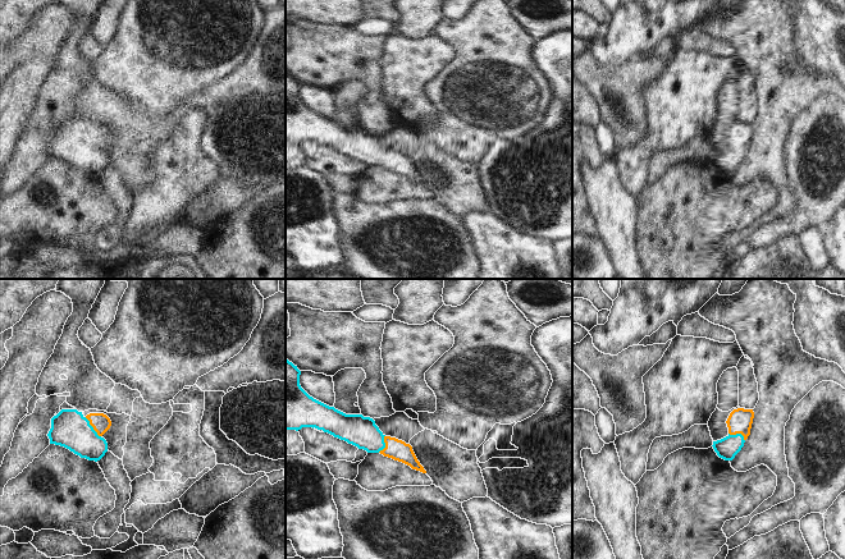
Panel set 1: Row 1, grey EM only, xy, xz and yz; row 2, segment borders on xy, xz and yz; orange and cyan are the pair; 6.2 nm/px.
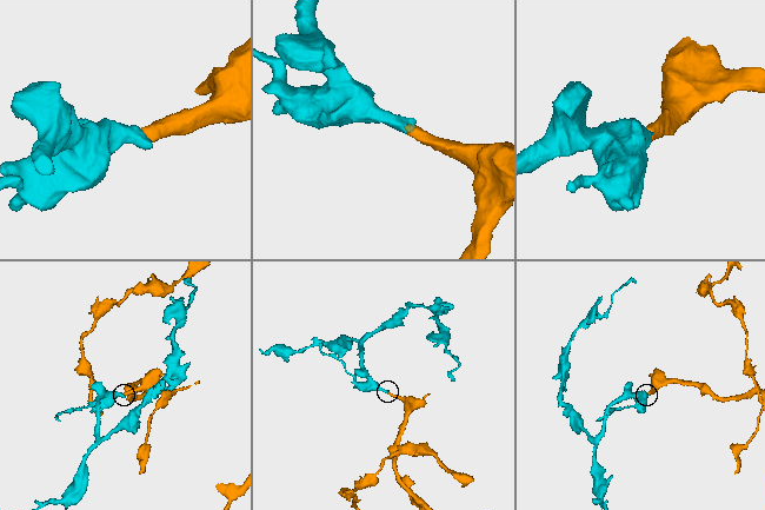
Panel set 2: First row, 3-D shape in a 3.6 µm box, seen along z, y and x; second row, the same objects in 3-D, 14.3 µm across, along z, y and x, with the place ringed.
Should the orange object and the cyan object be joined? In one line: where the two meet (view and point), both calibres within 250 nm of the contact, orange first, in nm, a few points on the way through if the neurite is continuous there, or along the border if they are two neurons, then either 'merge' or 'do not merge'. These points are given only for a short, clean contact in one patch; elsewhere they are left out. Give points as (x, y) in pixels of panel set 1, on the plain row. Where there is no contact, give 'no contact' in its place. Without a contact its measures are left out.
meets orange in xy at (92, 140); 120 nm thick on the orange side, 240 nm on the other; runs through xy (100, 136), (92, 140), (69, 142); merge

